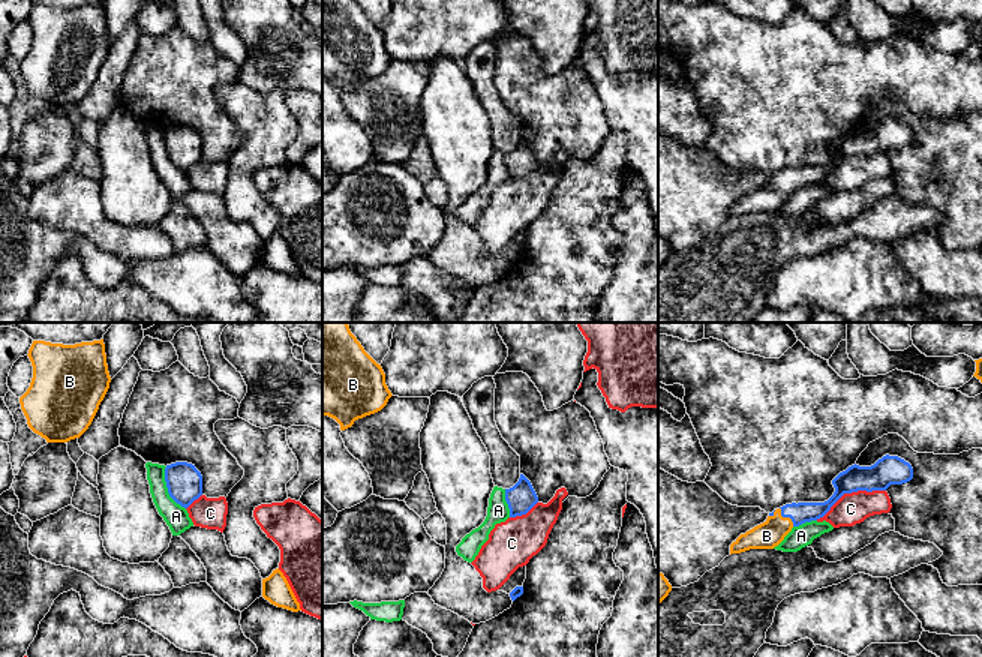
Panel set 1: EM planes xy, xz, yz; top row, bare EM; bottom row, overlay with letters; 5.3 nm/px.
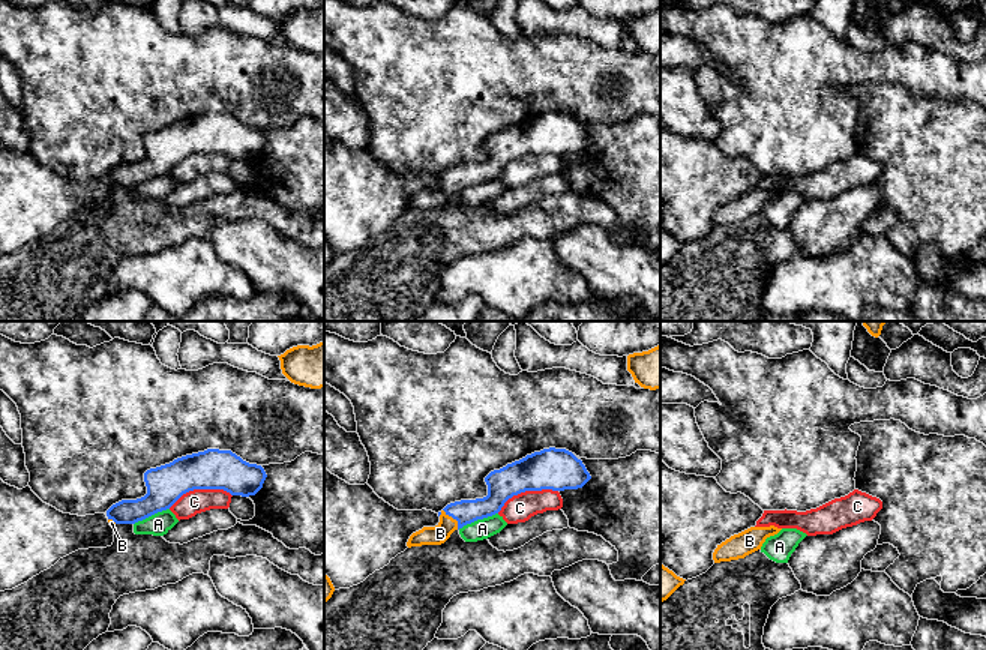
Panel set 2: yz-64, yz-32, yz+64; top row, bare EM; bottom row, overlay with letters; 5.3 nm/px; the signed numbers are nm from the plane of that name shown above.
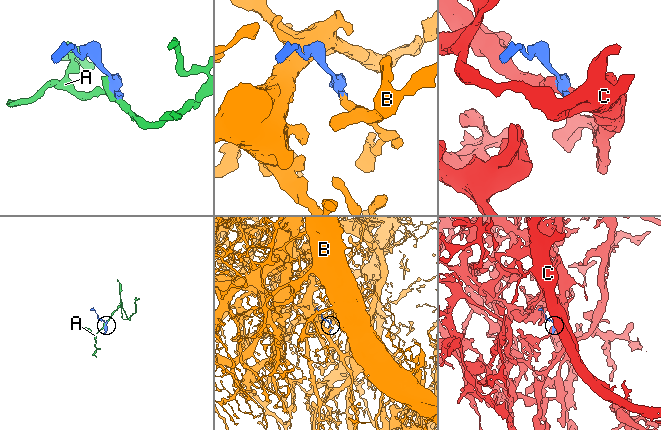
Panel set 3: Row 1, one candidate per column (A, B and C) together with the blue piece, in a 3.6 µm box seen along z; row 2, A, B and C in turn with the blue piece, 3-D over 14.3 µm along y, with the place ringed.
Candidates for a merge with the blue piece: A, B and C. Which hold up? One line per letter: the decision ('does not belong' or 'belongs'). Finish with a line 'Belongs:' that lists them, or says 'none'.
A: does not belong
B: belongs
C: does not belong
Belongs: B

